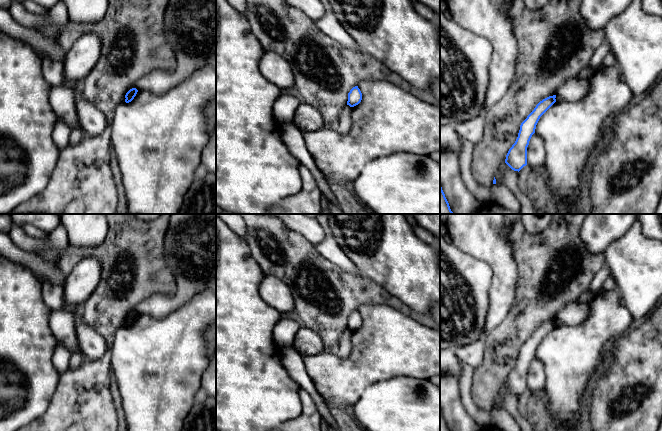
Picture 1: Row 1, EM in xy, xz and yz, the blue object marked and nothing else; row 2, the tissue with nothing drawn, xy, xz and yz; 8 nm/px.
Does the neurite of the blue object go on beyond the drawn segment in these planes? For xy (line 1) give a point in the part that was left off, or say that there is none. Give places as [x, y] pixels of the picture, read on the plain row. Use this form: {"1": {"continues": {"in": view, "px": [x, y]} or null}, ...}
{"1": {"continues": null}}

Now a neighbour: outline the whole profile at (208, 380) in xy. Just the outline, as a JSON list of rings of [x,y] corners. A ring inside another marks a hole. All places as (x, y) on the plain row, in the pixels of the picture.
[[[216,351],[210,355],[209,365],[202,374],[201,388],[205,390],[208,397],[216,399]]]

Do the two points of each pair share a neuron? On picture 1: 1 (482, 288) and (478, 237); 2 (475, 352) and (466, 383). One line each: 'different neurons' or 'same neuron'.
1: different neurons
2: different neurons

